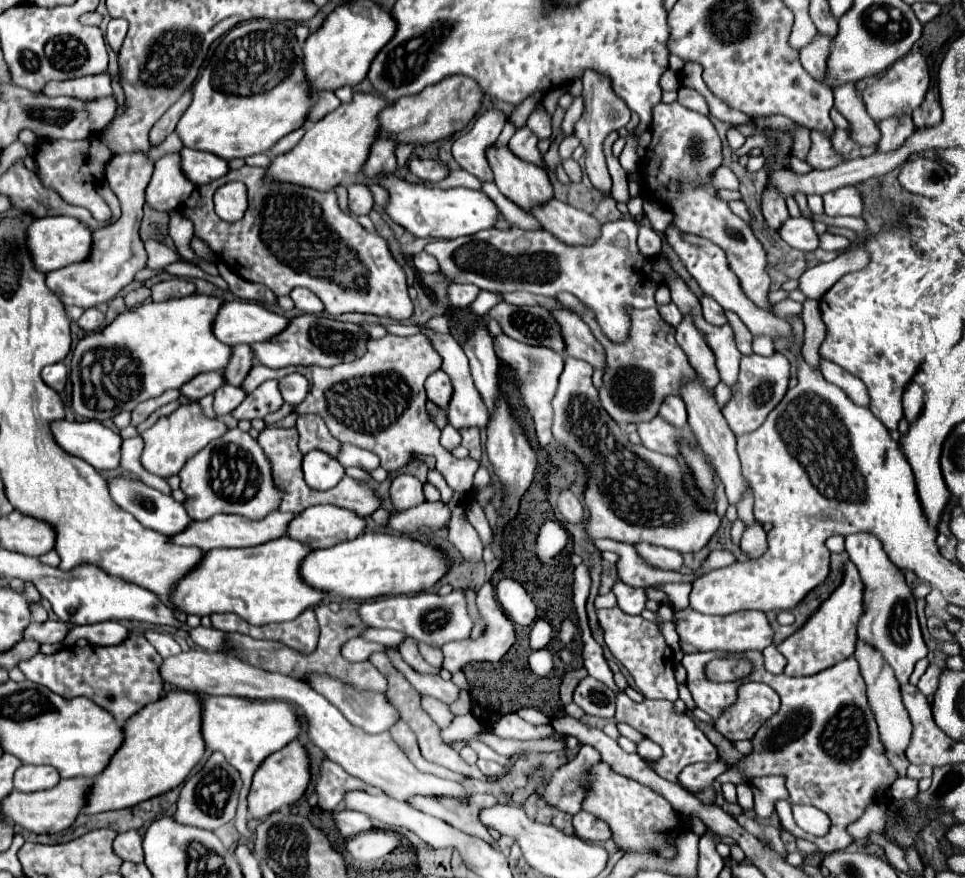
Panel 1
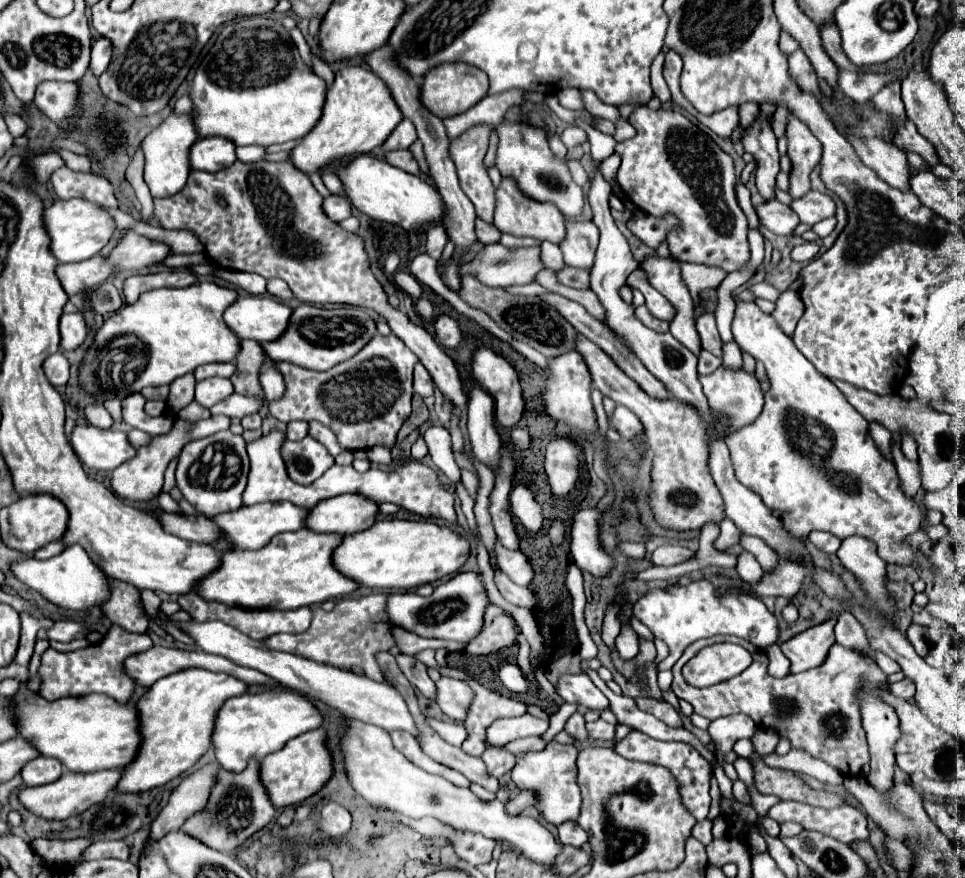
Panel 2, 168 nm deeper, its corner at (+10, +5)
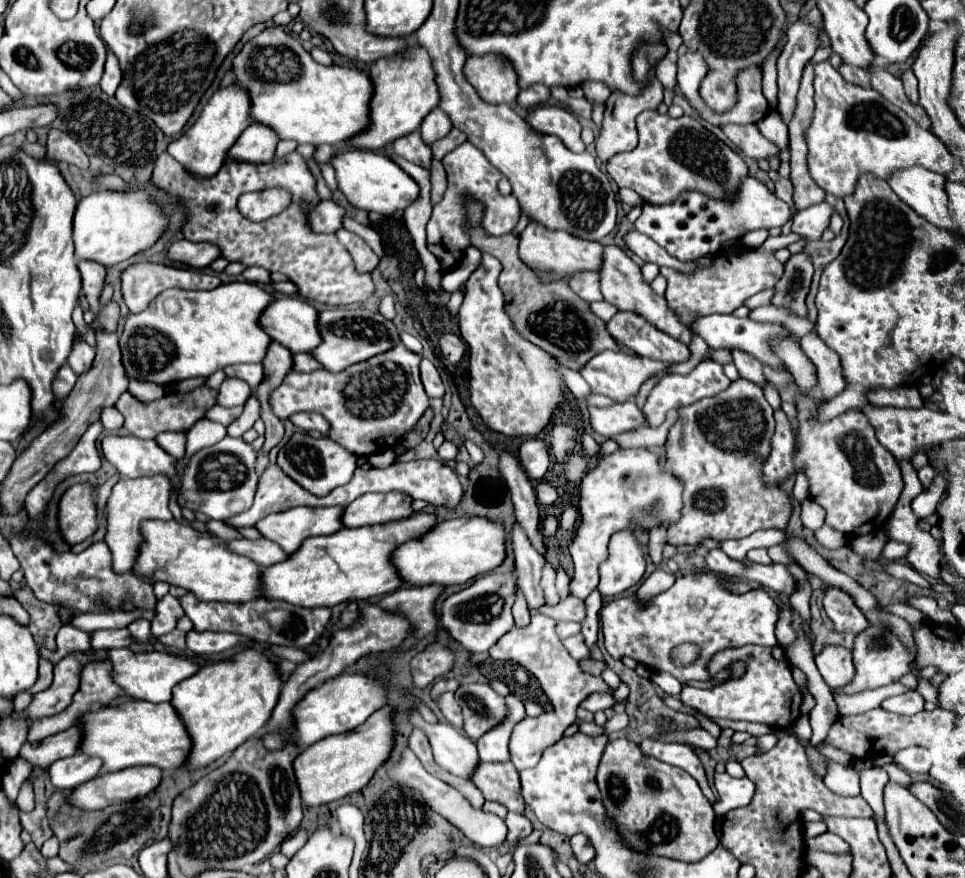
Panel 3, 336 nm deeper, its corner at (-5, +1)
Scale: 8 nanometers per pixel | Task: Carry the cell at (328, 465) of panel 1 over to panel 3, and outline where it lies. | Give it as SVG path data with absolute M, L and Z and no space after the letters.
M295 432L291 440L279 450L277 464L293 482L301 484L311 494L327 496L333 488L343 486L351 480L357 468L357 456L347 452L341 444L335 444L329 438L311 438L305 432Z

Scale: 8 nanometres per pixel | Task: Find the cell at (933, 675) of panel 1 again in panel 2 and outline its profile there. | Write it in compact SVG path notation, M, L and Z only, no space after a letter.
M904 678L904 680L896 682L896 684L890 684L890 690L892 690L896 696L904 698L904 700L914 698L914 684L912 684L912 680L908 680L908 678Z

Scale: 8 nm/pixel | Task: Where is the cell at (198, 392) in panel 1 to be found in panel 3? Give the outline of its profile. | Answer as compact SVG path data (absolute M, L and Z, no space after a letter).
M233 364L225 368L225 374L231 378L235 376L235 378L245 380L255 390L263 380L263 366L261 364Z

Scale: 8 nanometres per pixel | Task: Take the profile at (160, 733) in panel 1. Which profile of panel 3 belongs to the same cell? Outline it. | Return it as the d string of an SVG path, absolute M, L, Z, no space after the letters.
M257 648L239 650L225 662L203 666L197 674L173 688L173 706L193 740L189 768L201 768L231 754L247 738L259 736L279 700L283 680L275 662Z

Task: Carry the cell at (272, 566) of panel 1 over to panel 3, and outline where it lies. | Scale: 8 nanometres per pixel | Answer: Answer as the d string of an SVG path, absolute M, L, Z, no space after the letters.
M415 512L409 518L363 526L363 528L343 528L331 536L315 536L307 538L303 546L291 554L283 564L275 564L271 568L263 568L263 598L269 600L285 600L295 606L327 606L333 608L347 600L367 600L373 596L391 594L393 590L403 586L401 576L391 562L393 550L407 540L417 540L427 534L437 524L437 514Z

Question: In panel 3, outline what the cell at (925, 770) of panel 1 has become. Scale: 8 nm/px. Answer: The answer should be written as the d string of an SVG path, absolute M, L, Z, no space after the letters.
M911 746L905 750L899 750L895 754L895 762L905 768L907 772L929 772L931 768L931 756L927 748L919 748L919 746Z

